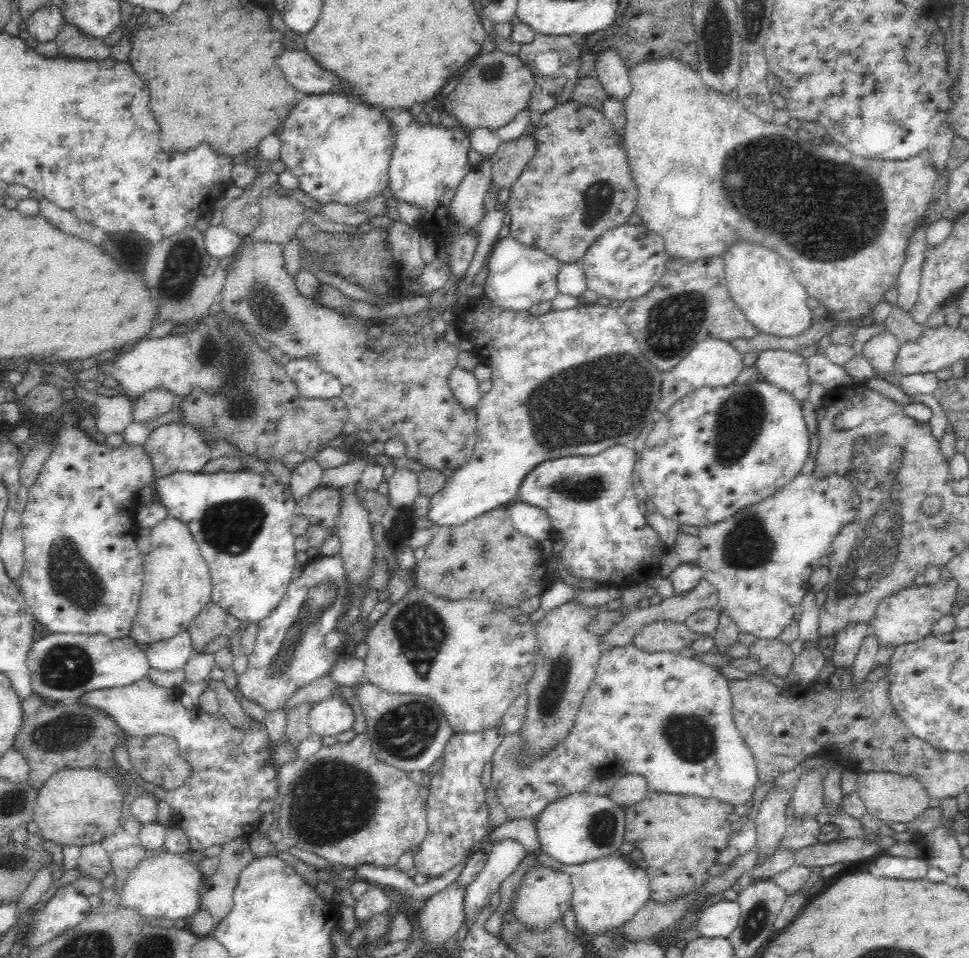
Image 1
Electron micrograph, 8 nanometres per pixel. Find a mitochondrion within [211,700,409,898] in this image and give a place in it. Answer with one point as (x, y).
(336, 799)

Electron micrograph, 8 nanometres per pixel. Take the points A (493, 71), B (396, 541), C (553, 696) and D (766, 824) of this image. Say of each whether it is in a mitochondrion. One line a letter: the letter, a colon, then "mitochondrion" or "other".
A: mitochondrion
B: other
C: mitochondrion
D: other

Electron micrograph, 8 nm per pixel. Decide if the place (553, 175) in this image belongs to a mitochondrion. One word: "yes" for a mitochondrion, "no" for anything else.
no

